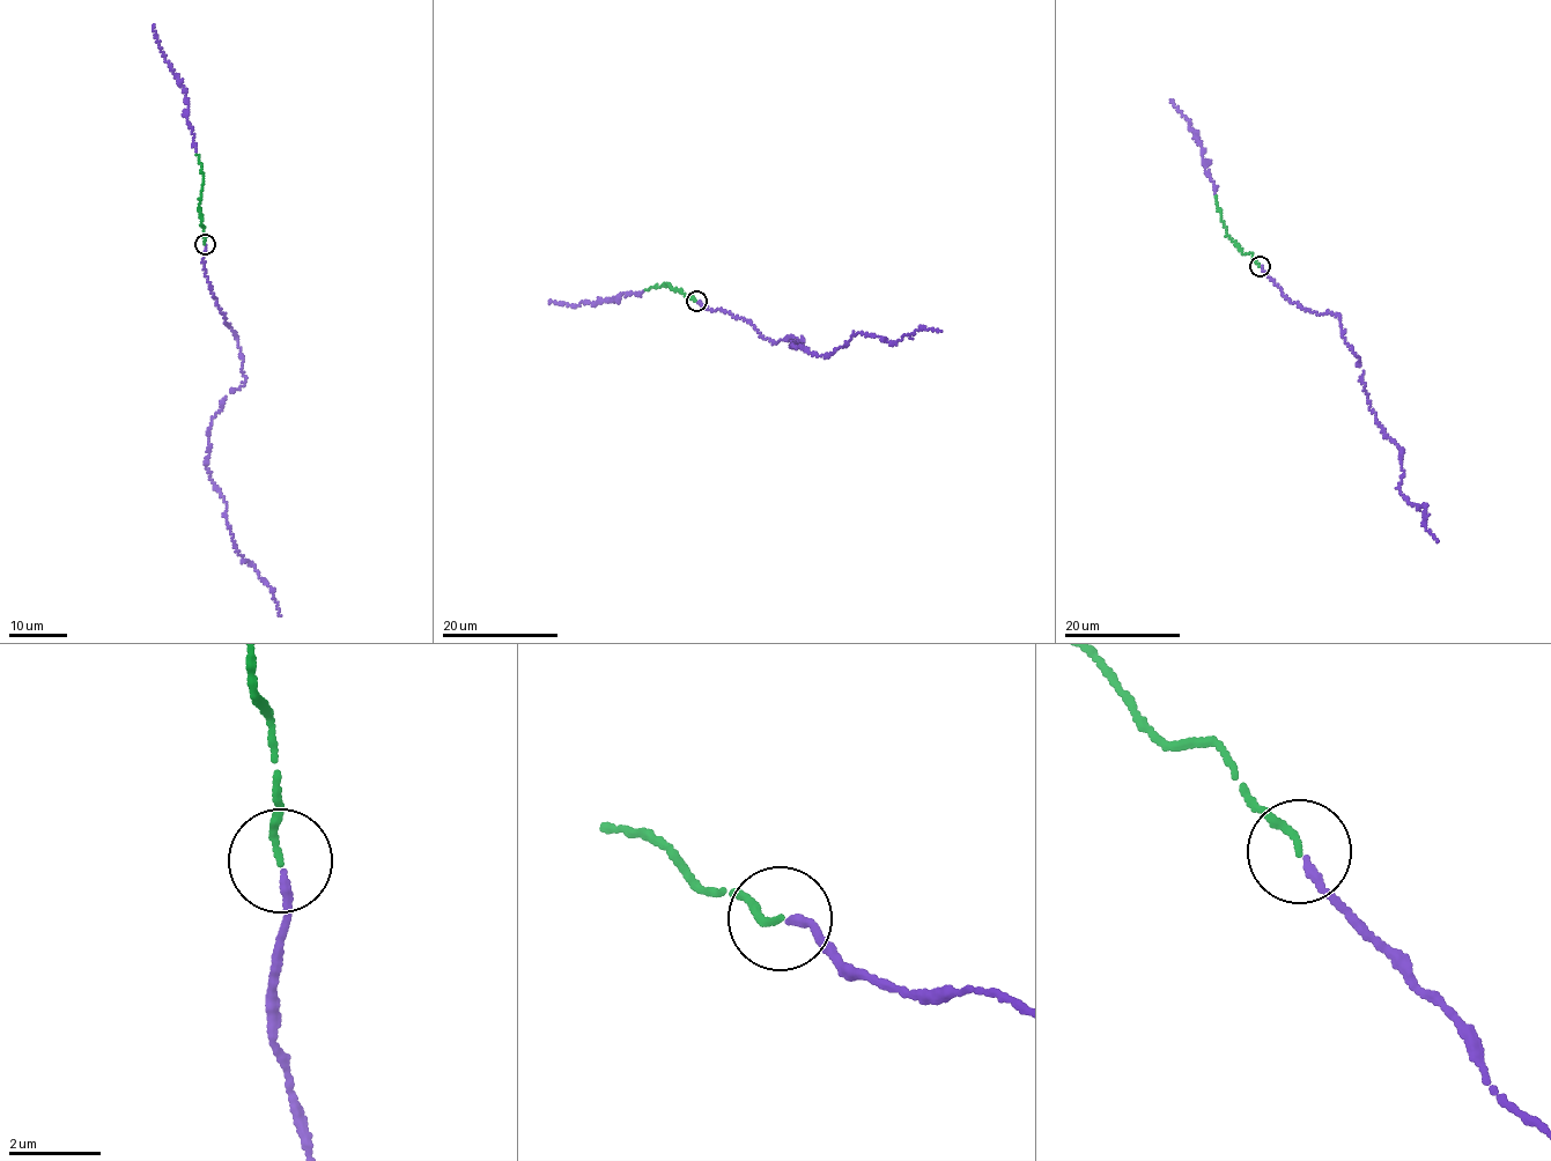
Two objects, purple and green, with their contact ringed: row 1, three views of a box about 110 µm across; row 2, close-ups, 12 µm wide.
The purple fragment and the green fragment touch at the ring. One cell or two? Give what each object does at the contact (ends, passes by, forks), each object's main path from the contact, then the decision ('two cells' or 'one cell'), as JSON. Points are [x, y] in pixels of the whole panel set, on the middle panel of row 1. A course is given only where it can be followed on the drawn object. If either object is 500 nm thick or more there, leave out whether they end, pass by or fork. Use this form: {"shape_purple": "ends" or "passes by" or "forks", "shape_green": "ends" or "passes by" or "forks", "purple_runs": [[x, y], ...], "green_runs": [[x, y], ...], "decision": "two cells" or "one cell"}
{"shape_purple": "ends", "shape_green": "ends", "purple_runs": [[698, 302], [818, 356], [857, 333], [893, 342], [923, 327], [940, 332]], "green_runs": [[696, 301], [667, 285], [645, 289]], "decision": "one cell"}

